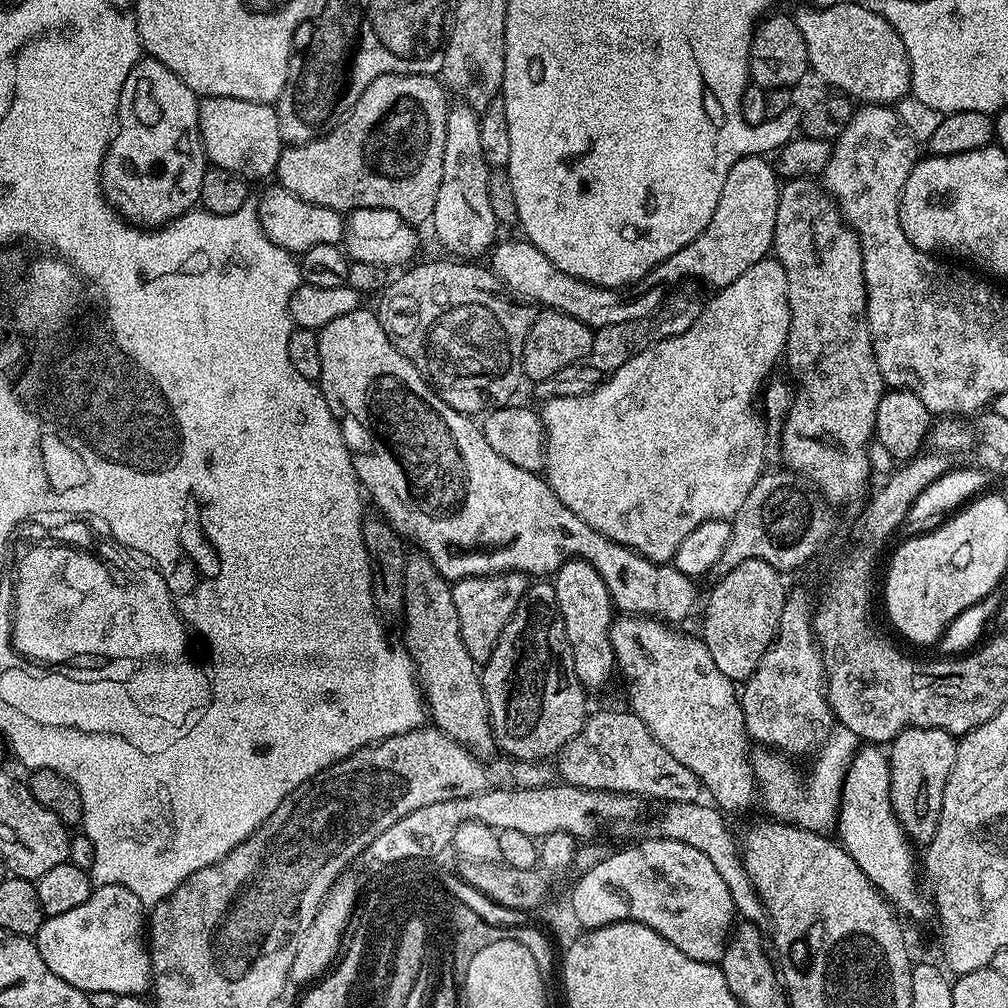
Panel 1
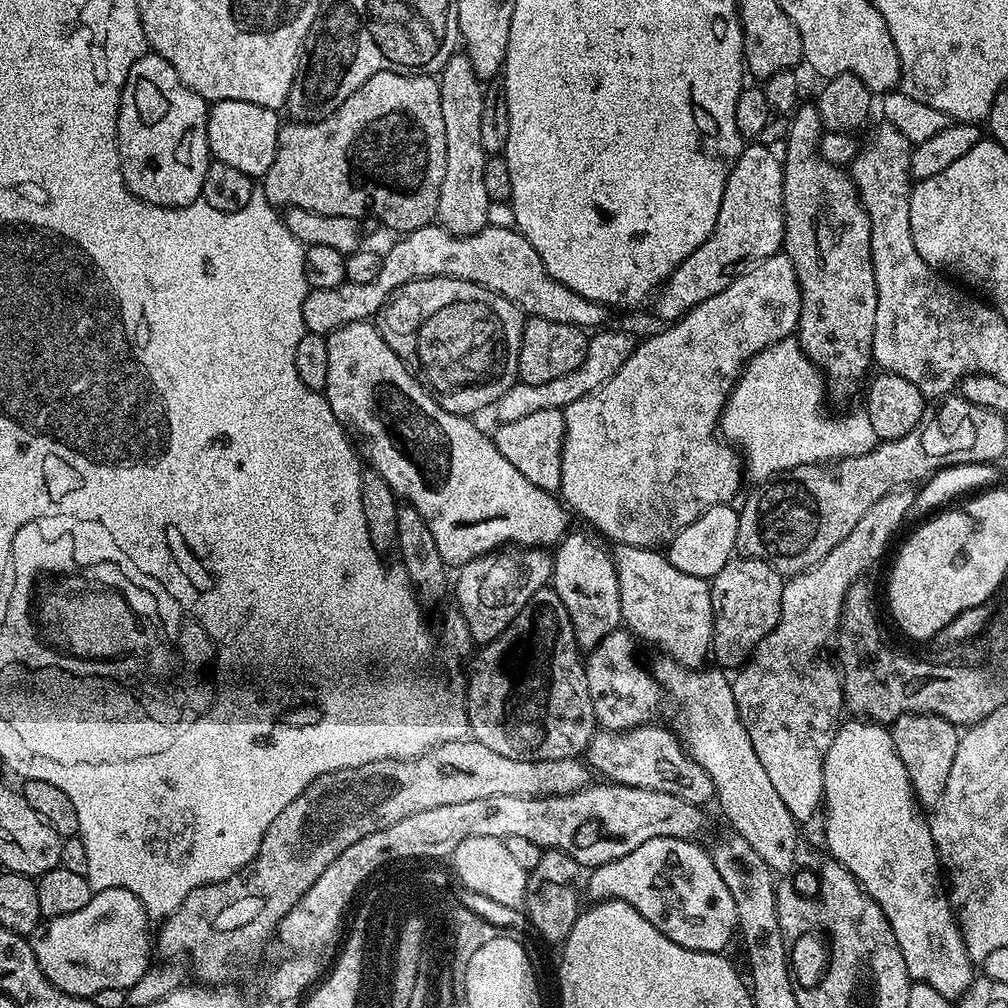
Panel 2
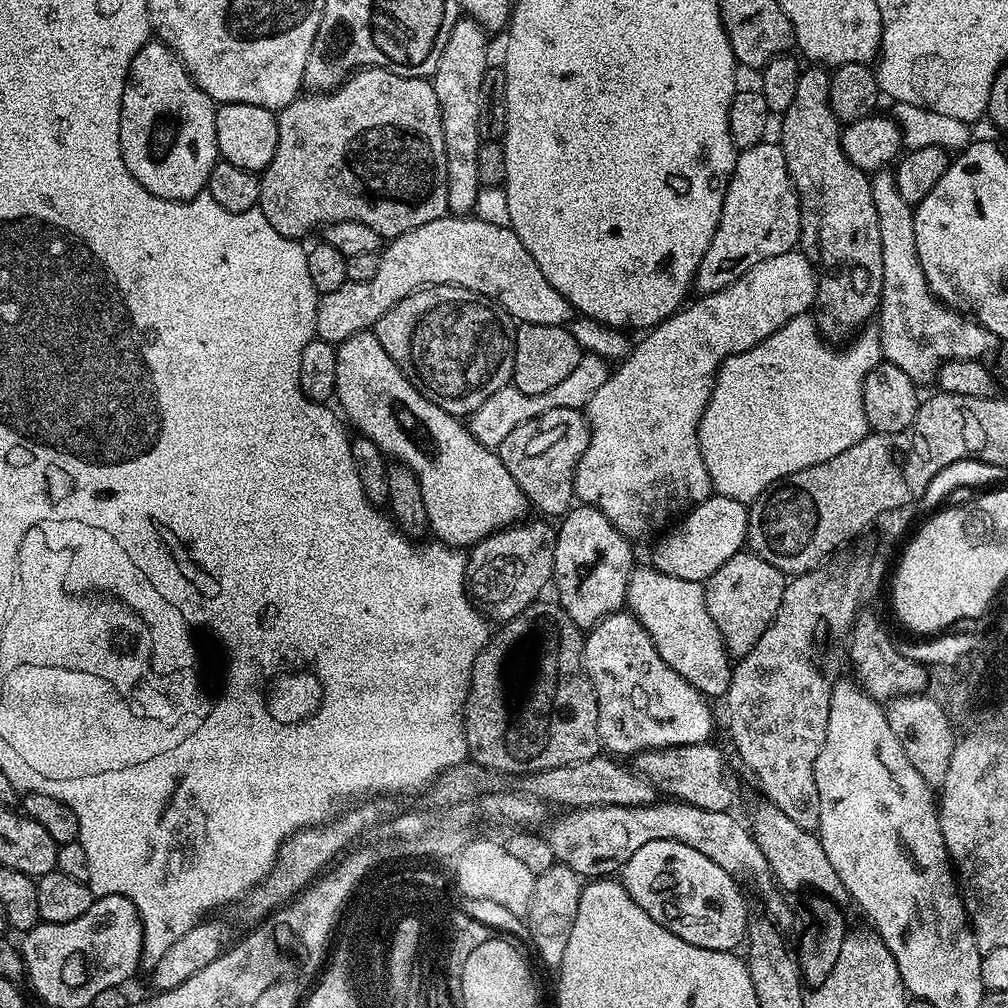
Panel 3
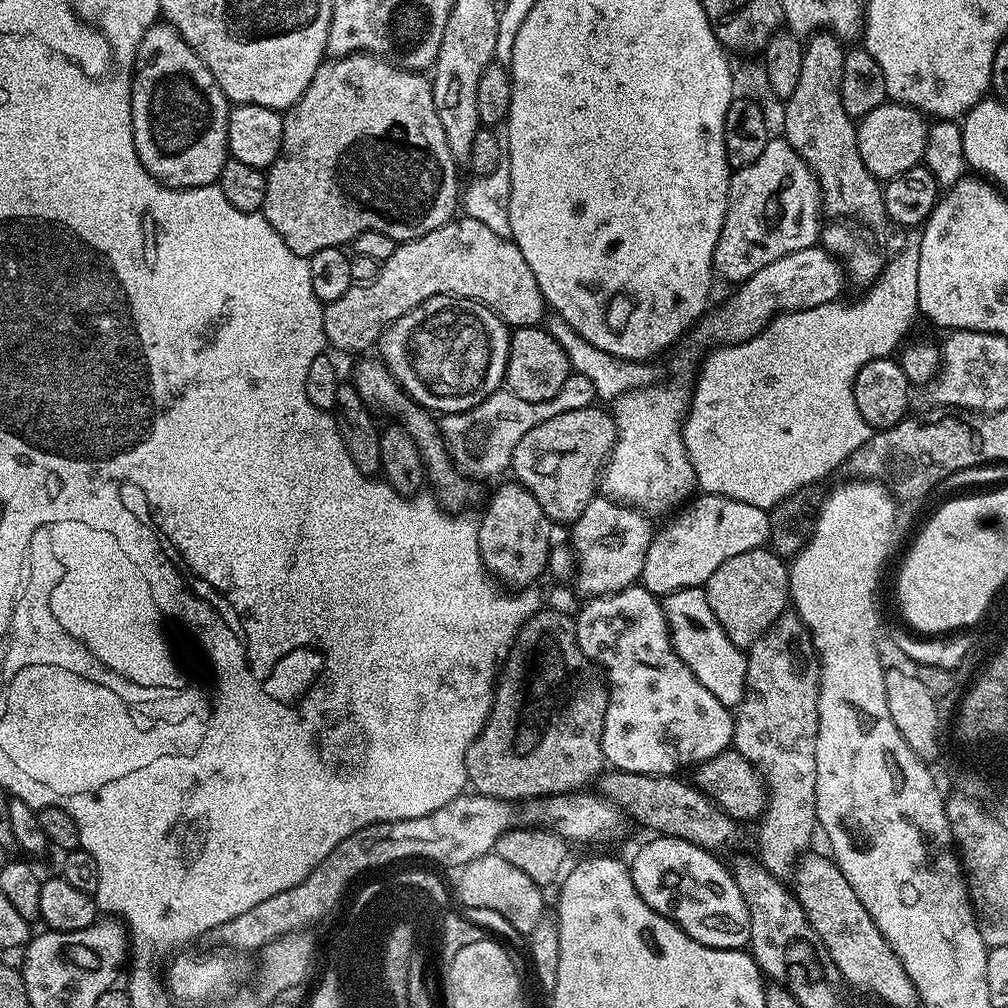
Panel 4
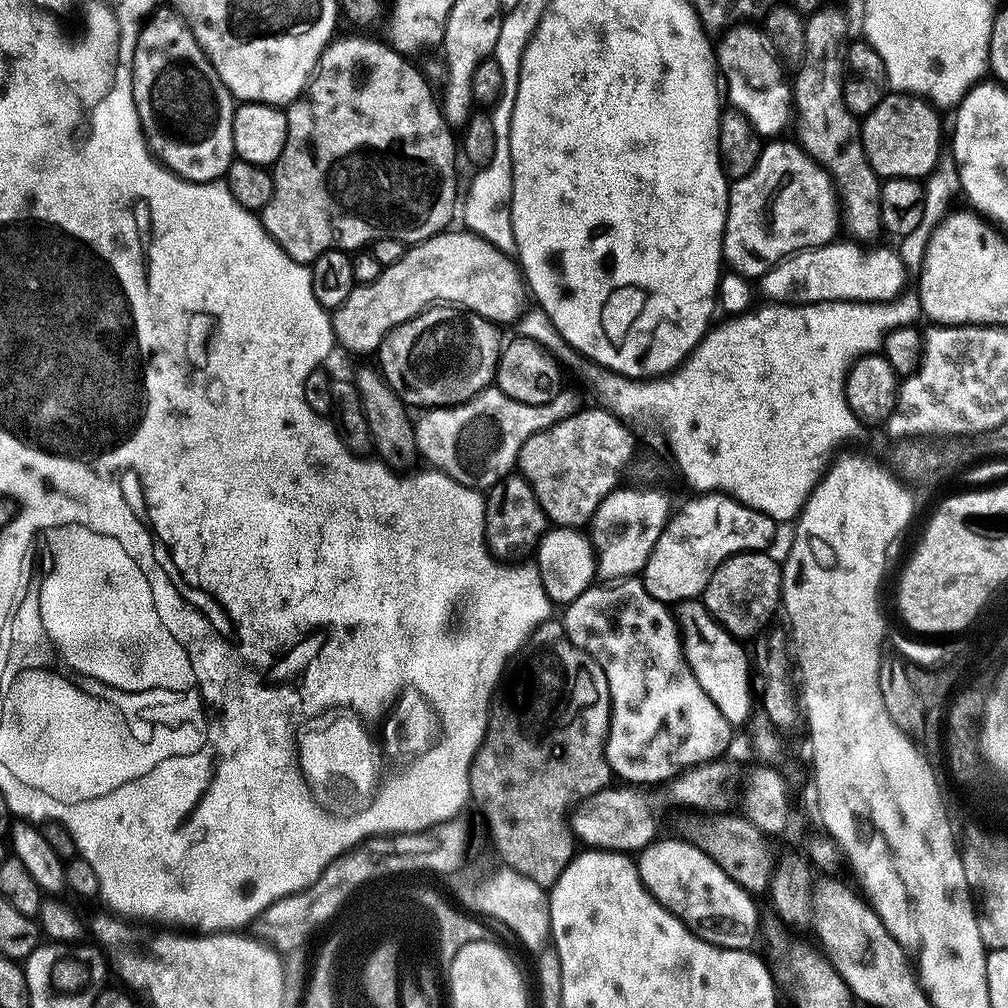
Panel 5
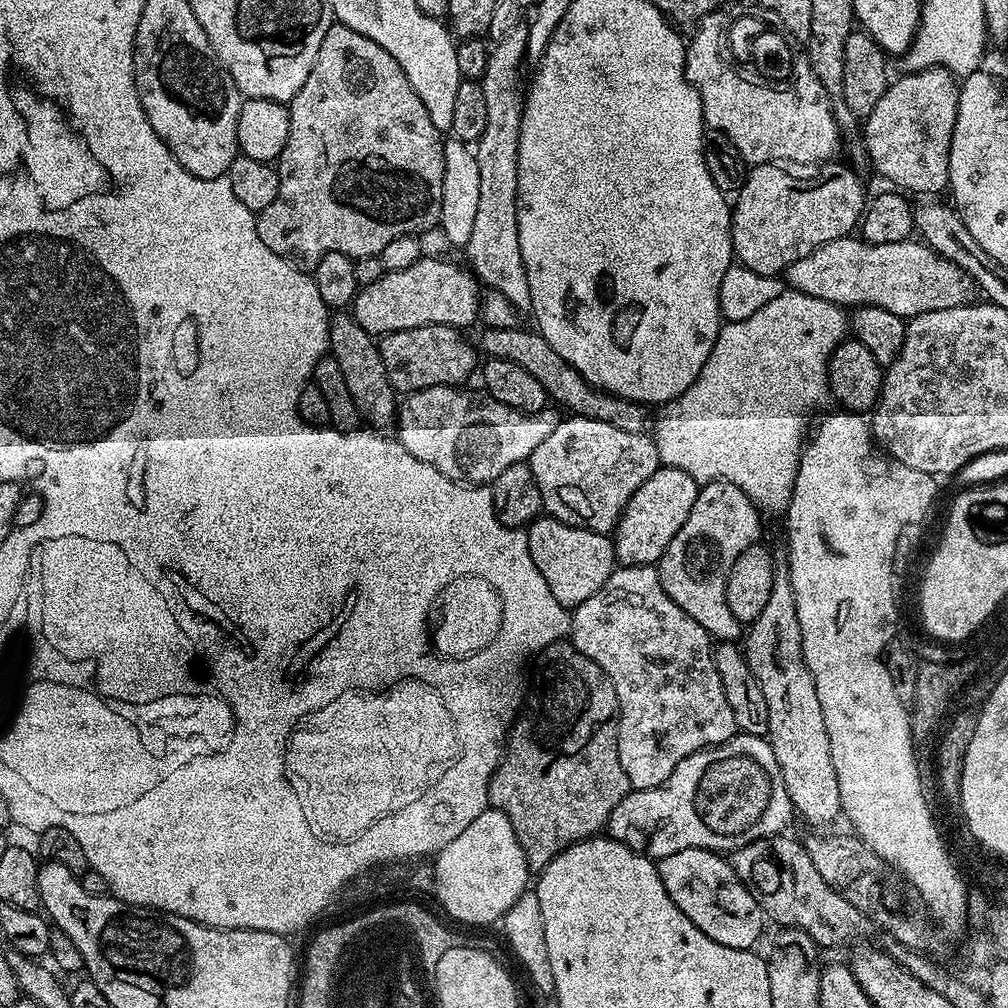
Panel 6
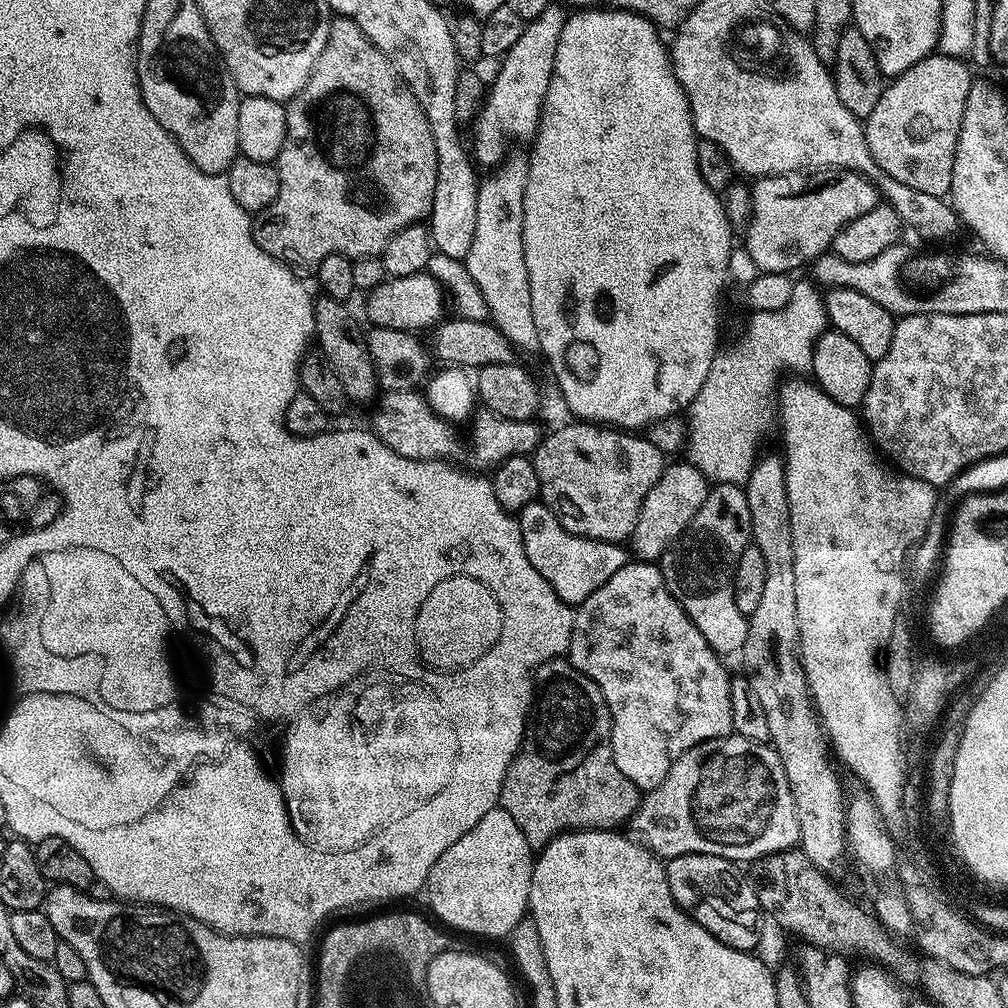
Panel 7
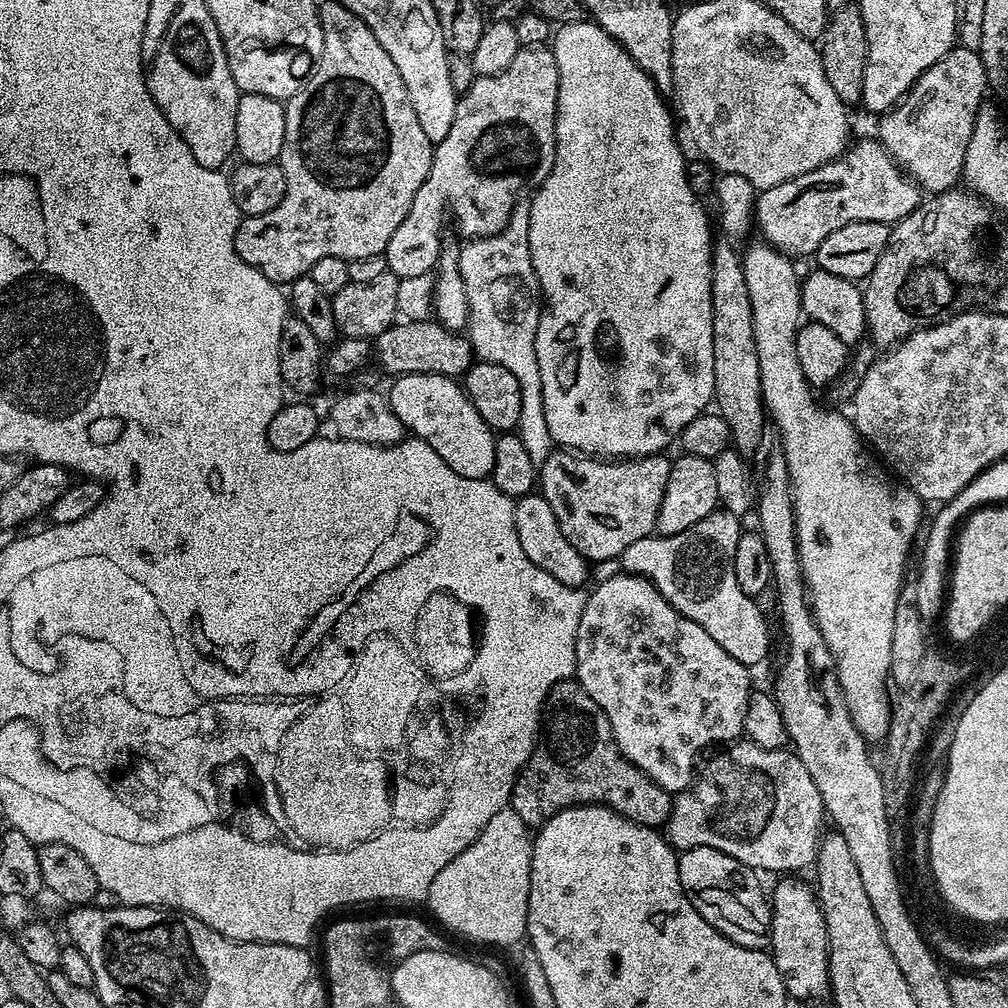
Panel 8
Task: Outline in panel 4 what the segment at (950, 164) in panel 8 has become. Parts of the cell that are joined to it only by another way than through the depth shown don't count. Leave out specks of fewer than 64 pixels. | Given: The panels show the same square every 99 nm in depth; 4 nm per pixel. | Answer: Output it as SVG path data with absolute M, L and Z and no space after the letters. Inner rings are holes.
M895 102L879 104L877 108L870 110L870 114L859 117L856 124L856 141L858 154L862 154L862 162L866 162L866 170L870 170L870 174L883 182L902 174L902 170L910 170L921 163L927 148L929 127L925 113L910 107L909 104Z

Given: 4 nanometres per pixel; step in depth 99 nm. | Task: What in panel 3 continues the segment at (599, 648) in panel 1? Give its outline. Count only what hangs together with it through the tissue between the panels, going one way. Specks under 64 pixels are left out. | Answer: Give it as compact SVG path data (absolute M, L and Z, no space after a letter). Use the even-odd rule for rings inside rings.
M588 504L573 507L559 521L556 528L556 543L552 546L554 566L552 567L551 583L554 588L556 584L557 597L555 596L555 599L570 618L570 622L576 624L577 628L581 630L590 629L604 616L625 607L628 579L634 567L632 548L628 544L631 544L629 537L622 535L597 508L591 508Z

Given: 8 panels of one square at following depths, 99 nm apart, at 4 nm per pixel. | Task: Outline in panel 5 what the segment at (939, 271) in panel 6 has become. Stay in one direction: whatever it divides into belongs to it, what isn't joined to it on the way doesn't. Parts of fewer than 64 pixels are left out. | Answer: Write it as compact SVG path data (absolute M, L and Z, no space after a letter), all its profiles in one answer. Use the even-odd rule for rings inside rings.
M840 243L823 244L821 248L806 248L802 252L793 252L792 255L778 261L762 278L764 292L769 296L767 299L772 302L787 302L789 304L821 304L827 300L851 300L866 304L878 304L897 299L905 291L903 288L904 283L908 280L909 269L899 251L892 249L891 252L888 248L868 246L865 247L868 249L863 252L860 249L863 247L859 243Z

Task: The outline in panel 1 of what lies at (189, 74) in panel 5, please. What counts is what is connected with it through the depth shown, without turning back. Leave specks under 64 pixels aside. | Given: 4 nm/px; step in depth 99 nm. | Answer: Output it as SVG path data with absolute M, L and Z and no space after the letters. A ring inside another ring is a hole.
M142 58L120 91L118 131L100 165L105 198L129 224L159 228L199 205L205 167L196 93L162 62Z

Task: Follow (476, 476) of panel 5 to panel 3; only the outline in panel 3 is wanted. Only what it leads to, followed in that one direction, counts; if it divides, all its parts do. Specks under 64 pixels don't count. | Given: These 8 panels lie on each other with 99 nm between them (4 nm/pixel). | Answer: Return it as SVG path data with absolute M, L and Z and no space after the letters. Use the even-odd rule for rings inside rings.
M585 351L580 357L578 366L574 366L574 370L565 380L558 382L558 386L554 386L554 390L546 390L546 394L534 394L533 396L522 394L522 390L511 386L498 390L494 394L490 394L490 398L486 398L486 402L482 402L482 406L478 406L470 413L466 420L466 427L479 444L485 444L487 448L493 450L499 449L502 438L506 438L506 434L510 434L510 430L522 426L522 422L530 422L536 416L546 414L546 410L587 409L590 398L594 398L594 394L598 394L602 382L606 382L609 375L609 361Z

